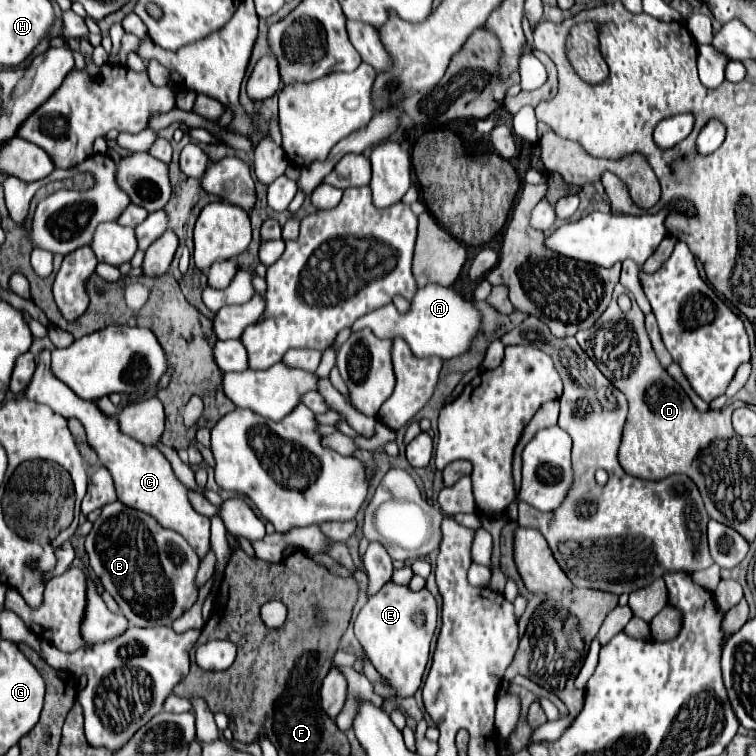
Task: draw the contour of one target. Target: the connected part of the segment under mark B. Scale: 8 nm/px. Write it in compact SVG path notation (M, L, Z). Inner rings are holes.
M119 501L103 505L99 519L93 521L91 533L85 537L85 551L89 555L91 569L101 579L105 591L113 595L121 613L127 621L135 627L155 627L155 625L171 625L177 617L181 617L195 601L197 601L197 587L195 587L195 573L199 569L199 557L189 549L189 543L169 529L161 529L153 517L133 511Z

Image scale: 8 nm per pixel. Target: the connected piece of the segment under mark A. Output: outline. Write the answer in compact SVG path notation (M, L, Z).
M425 285L423 289L417 289L413 301L409 303L407 313L399 313L395 305L389 303L357 319L351 331L371 329L373 335L379 339L401 337L417 357L437 355L441 359L453 359L465 353L465 349L469 349L469 341L473 341L473 337L479 333L479 327L481 327L481 317L473 307L473 301L463 299L451 287Z

